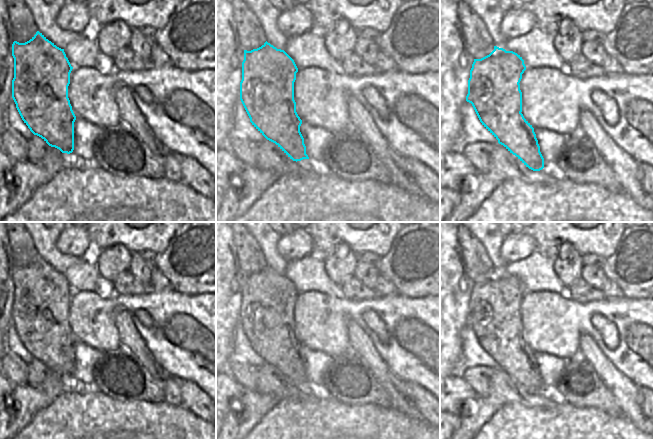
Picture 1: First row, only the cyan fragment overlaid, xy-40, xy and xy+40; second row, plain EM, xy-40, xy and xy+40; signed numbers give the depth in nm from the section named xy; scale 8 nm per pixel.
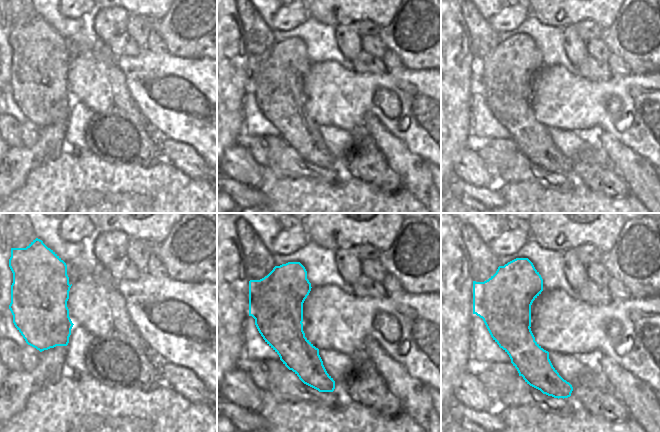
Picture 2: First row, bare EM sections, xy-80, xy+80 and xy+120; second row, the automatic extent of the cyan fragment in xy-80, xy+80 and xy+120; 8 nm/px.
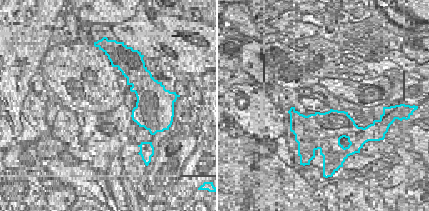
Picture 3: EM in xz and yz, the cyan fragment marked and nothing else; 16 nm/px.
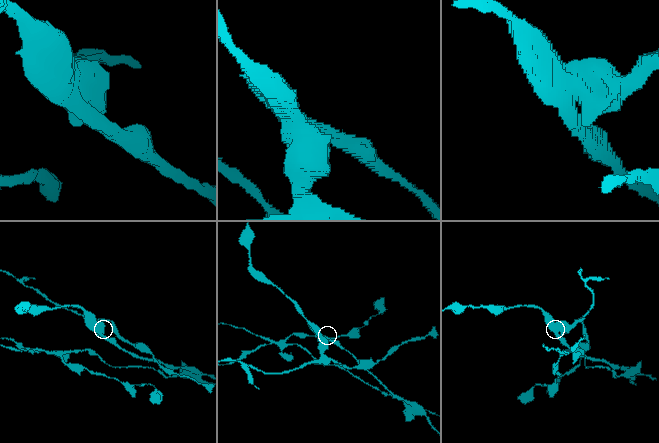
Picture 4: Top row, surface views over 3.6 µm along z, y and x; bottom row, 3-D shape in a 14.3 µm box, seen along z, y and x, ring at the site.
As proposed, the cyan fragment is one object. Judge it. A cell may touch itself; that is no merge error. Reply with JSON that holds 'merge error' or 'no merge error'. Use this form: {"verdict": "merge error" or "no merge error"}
{"verdict": "merge error"}

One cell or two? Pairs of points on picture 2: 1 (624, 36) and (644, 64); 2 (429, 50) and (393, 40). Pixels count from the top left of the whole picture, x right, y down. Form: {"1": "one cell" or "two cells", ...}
{"1": "one cell", "2": "one cell"}

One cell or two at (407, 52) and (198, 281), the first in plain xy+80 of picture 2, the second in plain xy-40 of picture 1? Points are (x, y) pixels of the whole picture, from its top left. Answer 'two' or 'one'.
one

